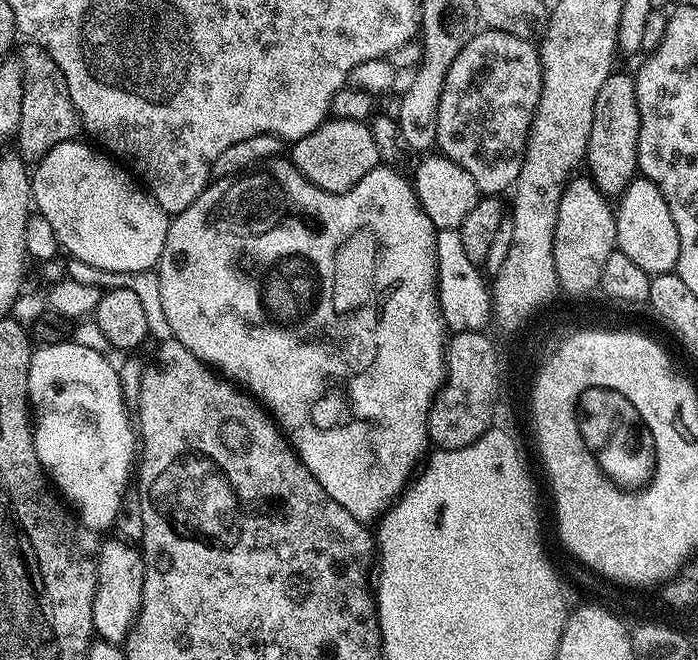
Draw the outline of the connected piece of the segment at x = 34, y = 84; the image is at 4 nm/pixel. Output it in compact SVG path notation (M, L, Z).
M24 42L20 48L18 63L22 76L22 110L14 144L20 147L18 155L21 160L39 162L45 154L54 150L54 146L77 139L82 128L80 115L70 98L66 78L62 78L62 70L58 70L50 54L43 52L34 43Z

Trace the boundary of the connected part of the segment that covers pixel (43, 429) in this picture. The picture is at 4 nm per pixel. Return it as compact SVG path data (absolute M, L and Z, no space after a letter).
M71 342L45 344L33 351L28 367L28 402L34 417L32 437L38 462L55 491L74 509L80 523L97 534L115 525L120 505L124 503L128 470L131 466L133 469L138 452L138 436L133 421L132 424L128 421L130 414L122 402L122 388L118 386L118 368L108 358L103 352Z

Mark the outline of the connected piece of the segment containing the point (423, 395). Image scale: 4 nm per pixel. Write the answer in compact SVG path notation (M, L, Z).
M273 159L271 163L261 167L259 170L249 170L237 175L235 179L220 178L215 182L209 183L208 187L204 189L204 193L193 204L186 206L186 210L175 213L171 217L168 233L166 234L166 246L162 246L162 254L158 265L158 273L160 272L160 308L164 311L164 320L168 323L168 328L172 331L169 333L174 339L182 342L182 346L186 346L186 350L190 350L190 354L194 354L205 366L211 366L213 369L219 370L227 379L235 382L241 389L251 393L286 433L288 443L291 444L296 455L300 457L301 462L306 466L306 470L310 470L310 474L314 474L314 478L322 486L322 490L326 490L326 494L330 494L330 498L334 498L334 502L338 502L338 506L342 506L342 510L347 510L361 523L371 525L373 522L379 521L380 517L400 499L401 492L408 487L414 473L417 471L418 465L425 459L426 453L430 448L428 411L432 409L432 401L436 399L436 393L440 391L440 386L443 384L446 375L446 325L440 309L440 295L436 289L436 283L438 282L436 233L438 229L424 212L409 177L399 176L394 170L396 169L395 167L377 166L374 170L370 170L370 174L366 174L366 178L362 178L362 182L358 182L348 192L327 192L316 186L314 182L306 179L296 169L291 159L280 159Z

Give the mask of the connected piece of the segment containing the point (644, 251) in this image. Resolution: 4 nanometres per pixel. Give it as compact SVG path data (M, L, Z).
M637 178L630 181L627 190L620 193L618 203L614 208L617 249L651 277L675 272L680 245L678 226L674 226L674 218L670 218L670 206L666 206L662 190L658 190L652 180Z

